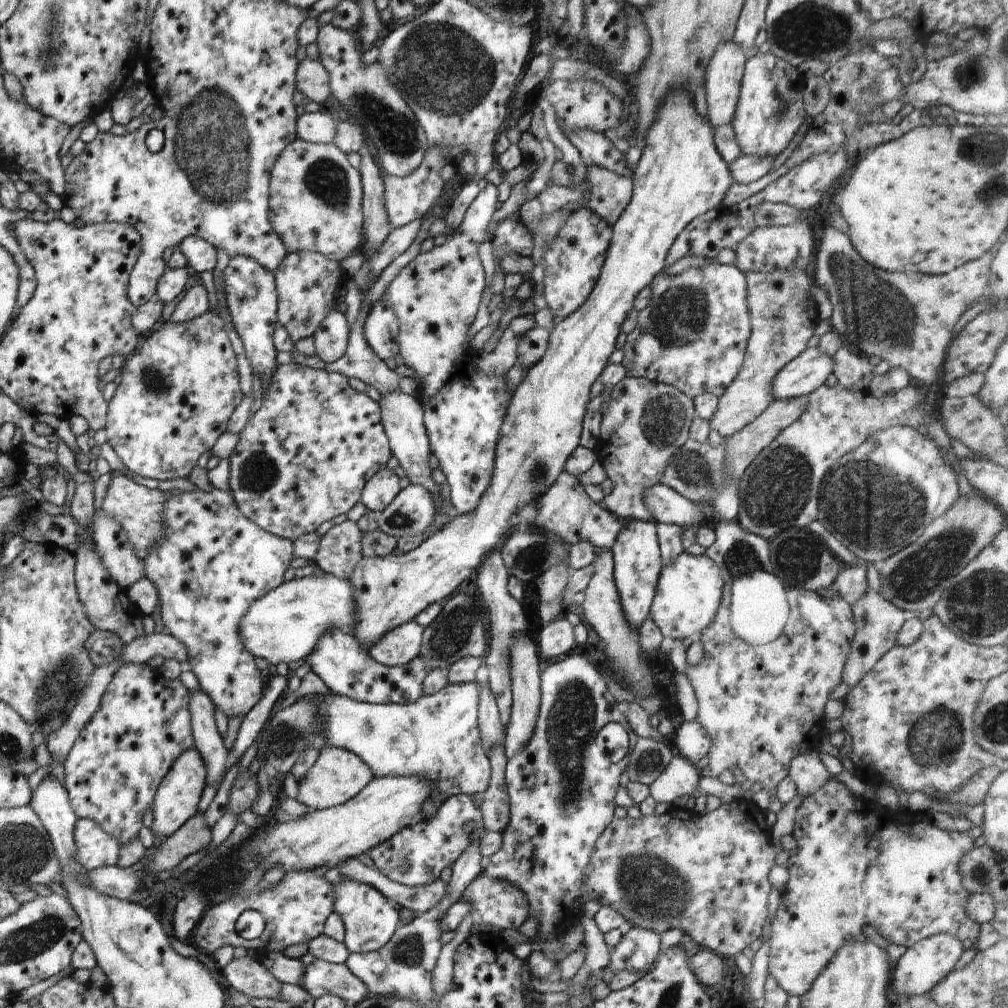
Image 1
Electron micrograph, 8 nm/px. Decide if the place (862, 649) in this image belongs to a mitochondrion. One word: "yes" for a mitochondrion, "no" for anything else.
no

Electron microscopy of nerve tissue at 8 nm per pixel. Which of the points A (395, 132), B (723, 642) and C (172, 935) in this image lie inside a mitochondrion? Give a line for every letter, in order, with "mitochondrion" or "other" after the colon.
A: mitochondrion
B: mitochondrion
C: other

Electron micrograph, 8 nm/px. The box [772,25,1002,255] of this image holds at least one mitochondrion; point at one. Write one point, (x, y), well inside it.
(971, 72)

